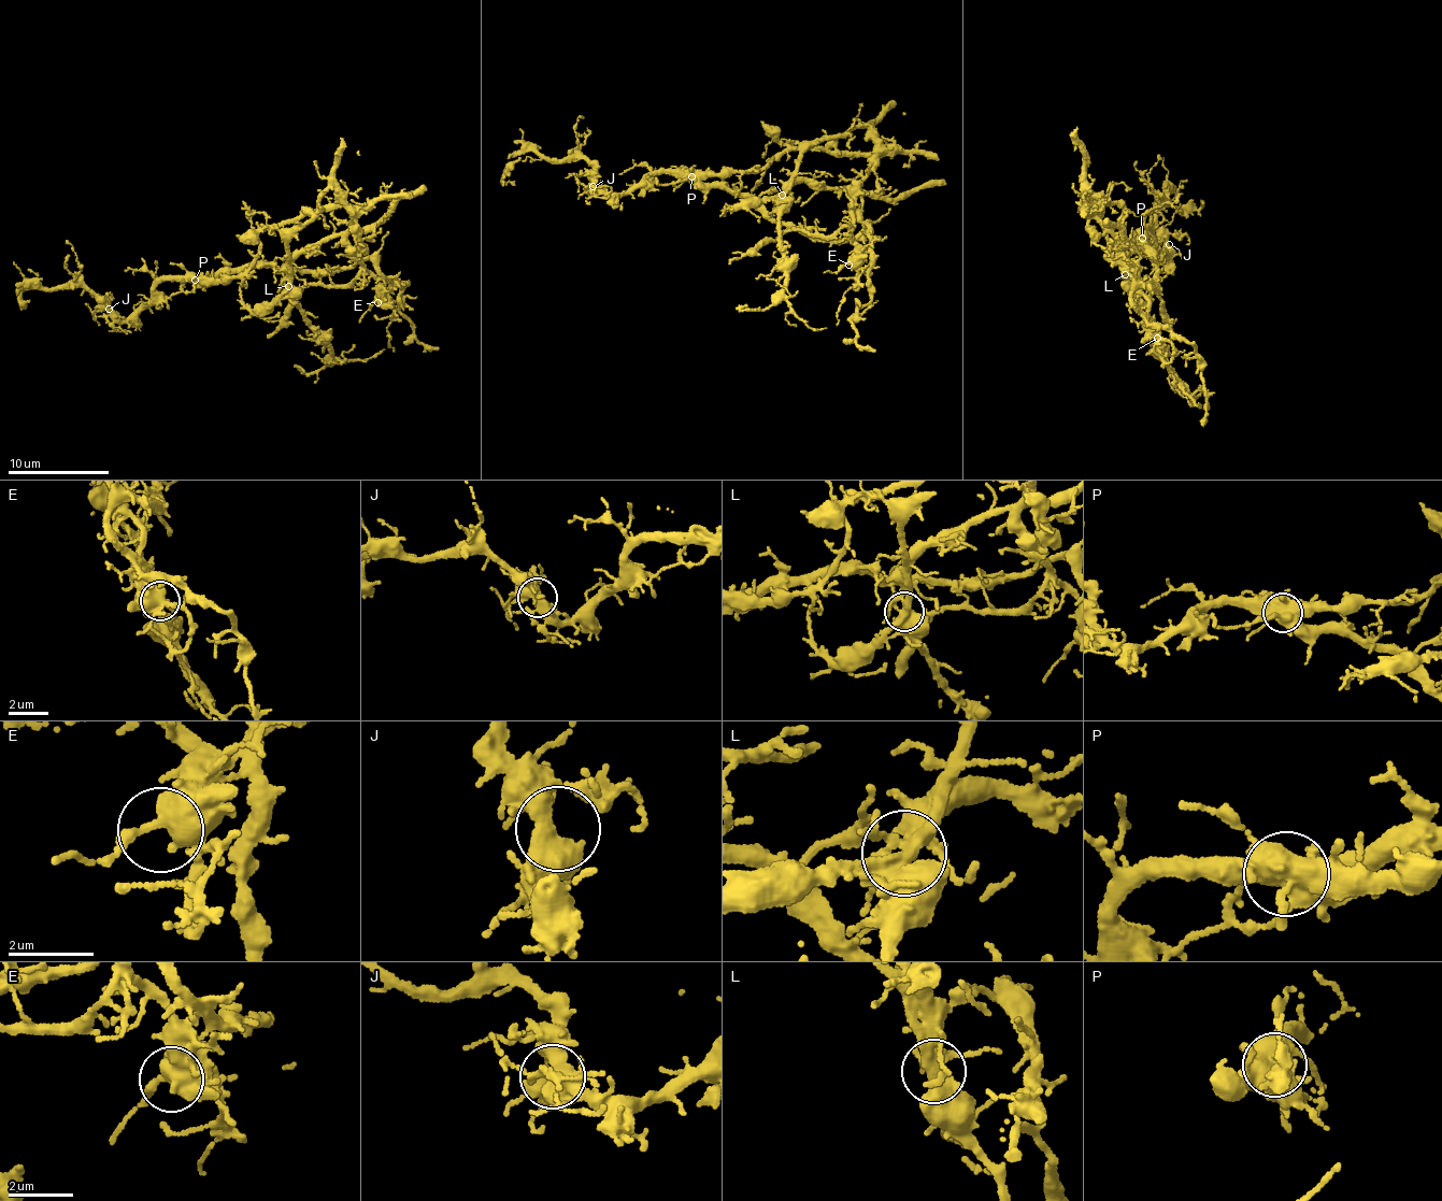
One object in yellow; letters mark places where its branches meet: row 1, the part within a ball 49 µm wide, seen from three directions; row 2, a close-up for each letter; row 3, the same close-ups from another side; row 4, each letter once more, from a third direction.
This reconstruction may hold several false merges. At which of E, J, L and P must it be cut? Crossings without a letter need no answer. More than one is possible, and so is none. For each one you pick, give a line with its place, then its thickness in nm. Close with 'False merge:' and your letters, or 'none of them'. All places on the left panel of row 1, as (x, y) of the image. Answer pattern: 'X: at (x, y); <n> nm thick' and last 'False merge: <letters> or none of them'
L: at (288, 286); 440 nm thick
P: at (195, 280); 650 nm thick
False merge: L, P

